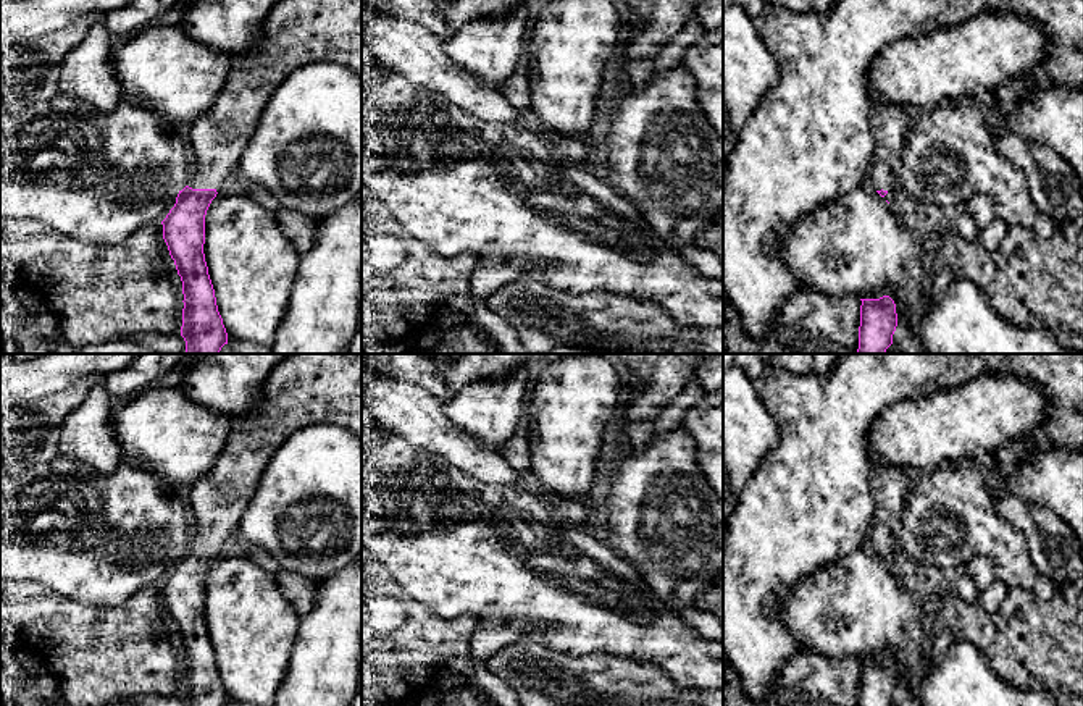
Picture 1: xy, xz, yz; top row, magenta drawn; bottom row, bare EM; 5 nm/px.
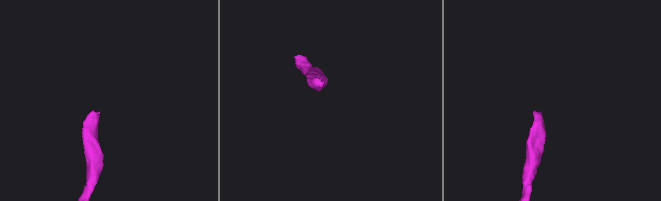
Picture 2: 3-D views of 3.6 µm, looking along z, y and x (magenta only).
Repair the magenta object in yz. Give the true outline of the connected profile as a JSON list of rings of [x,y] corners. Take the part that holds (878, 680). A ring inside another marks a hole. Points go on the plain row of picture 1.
[[[889,658],[860,662],[859,706],[893,706],[897,688],[894,662]]]

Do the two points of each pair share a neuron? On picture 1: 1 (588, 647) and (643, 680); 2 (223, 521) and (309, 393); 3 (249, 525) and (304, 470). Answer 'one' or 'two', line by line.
1: two
2: one
3: one

